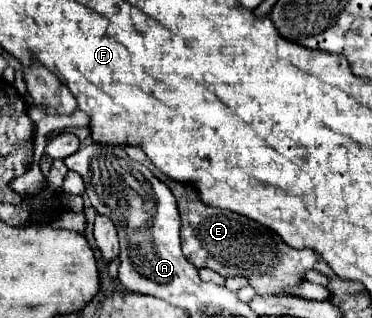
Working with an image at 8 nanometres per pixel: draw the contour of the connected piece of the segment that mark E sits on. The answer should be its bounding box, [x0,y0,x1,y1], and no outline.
[170,183,318,293]

